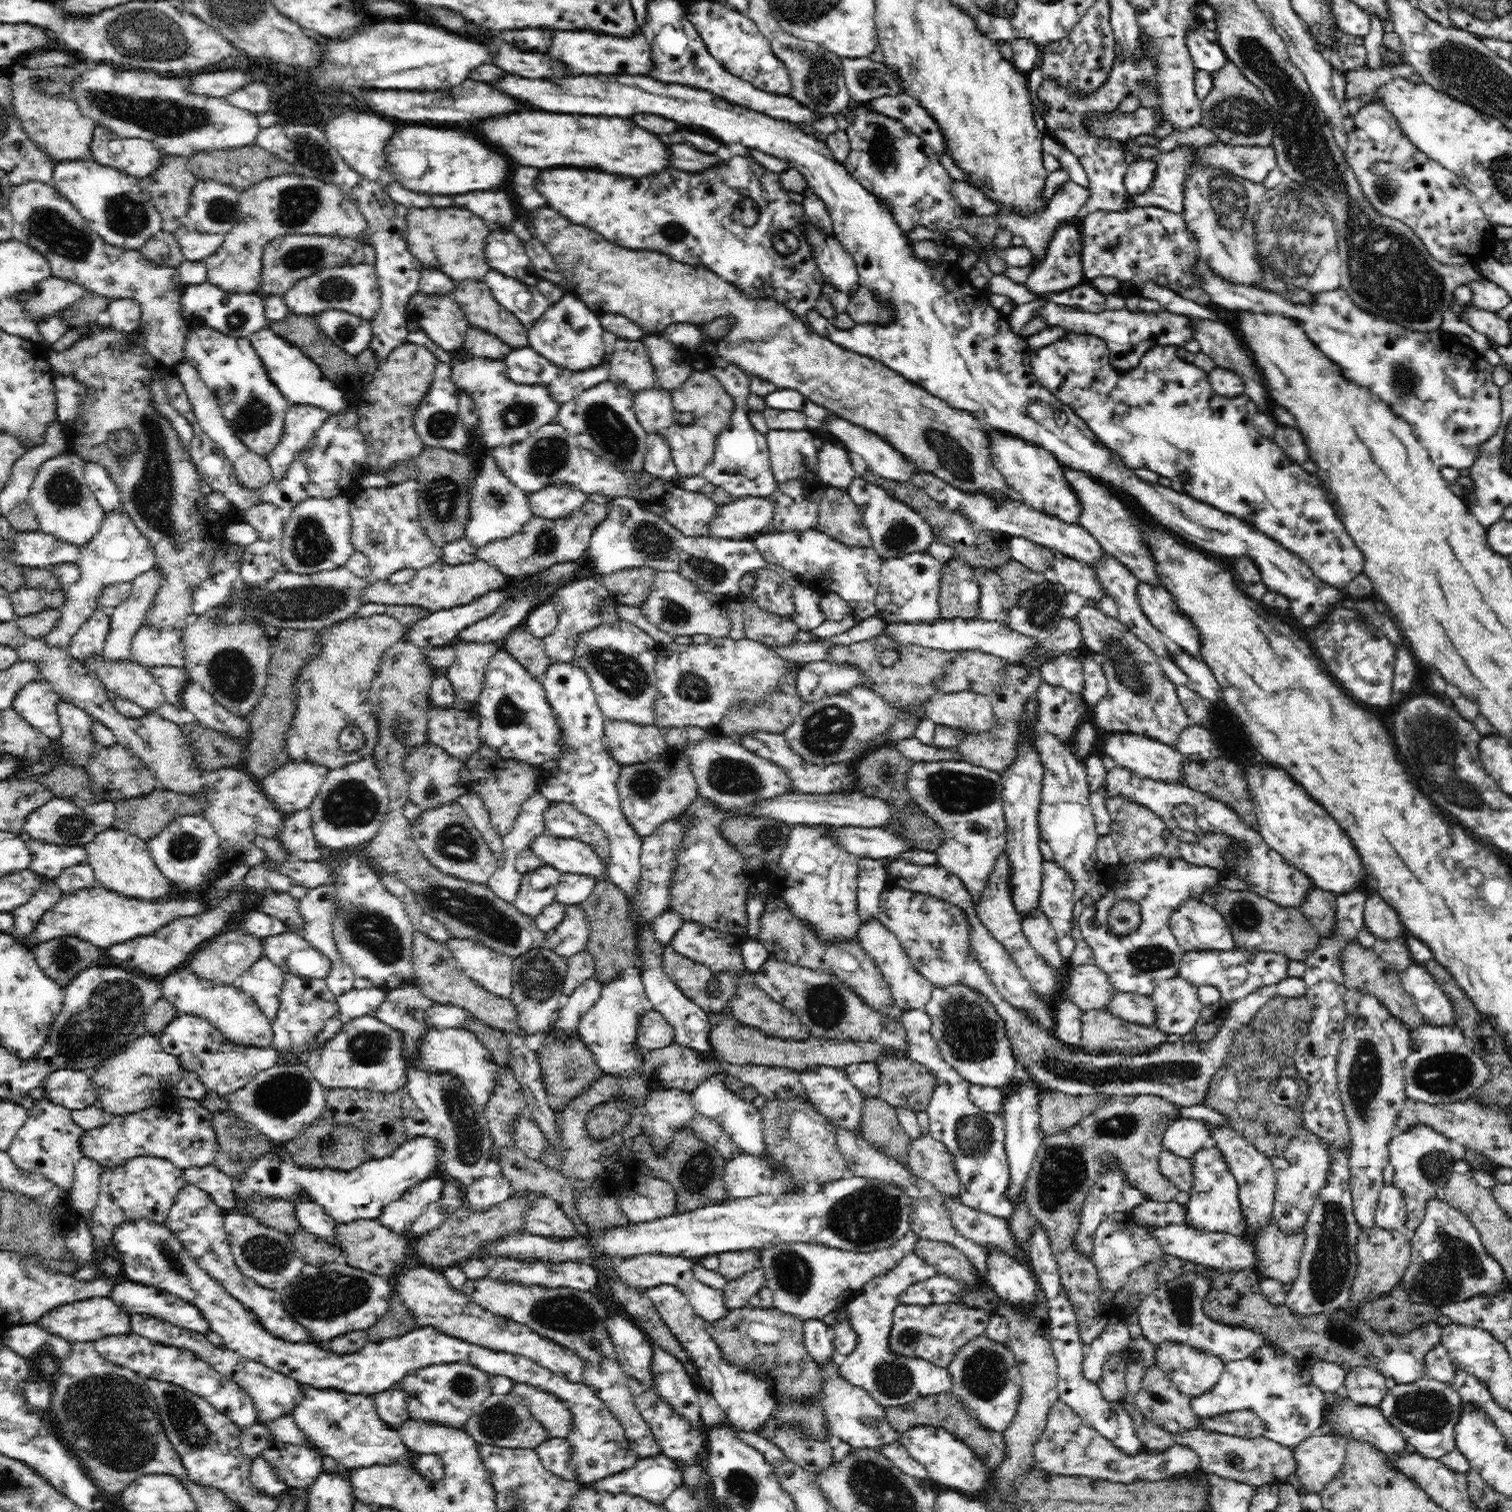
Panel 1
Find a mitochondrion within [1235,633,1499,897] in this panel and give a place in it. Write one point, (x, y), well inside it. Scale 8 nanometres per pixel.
(1442, 730)

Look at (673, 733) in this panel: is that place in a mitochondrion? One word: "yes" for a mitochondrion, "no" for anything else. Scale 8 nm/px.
no

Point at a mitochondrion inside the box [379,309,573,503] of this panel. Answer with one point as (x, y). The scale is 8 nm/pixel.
(521, 413)

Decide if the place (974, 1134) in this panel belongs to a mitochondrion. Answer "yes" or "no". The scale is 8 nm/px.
yes

